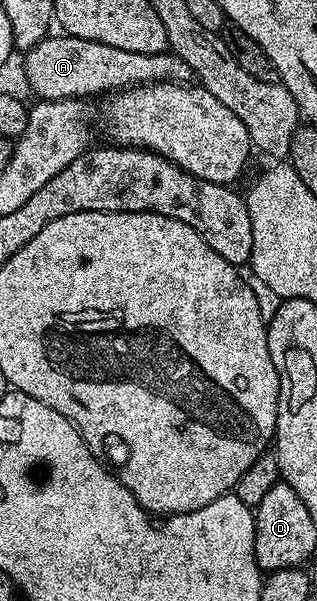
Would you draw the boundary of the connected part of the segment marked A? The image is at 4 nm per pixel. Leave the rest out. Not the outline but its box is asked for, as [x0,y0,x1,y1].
[23,33,193,100]

